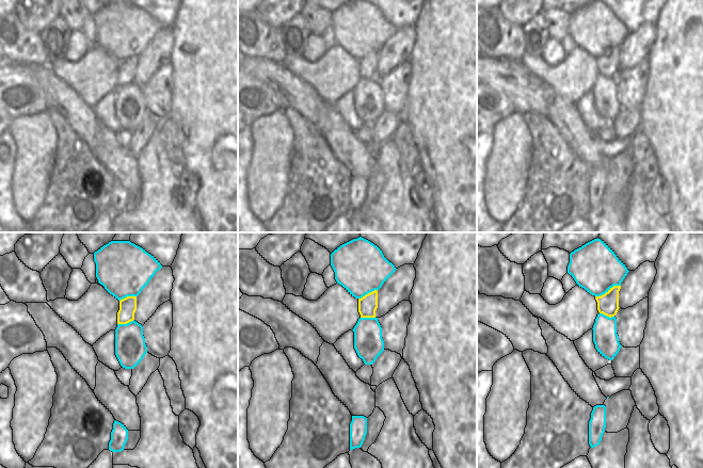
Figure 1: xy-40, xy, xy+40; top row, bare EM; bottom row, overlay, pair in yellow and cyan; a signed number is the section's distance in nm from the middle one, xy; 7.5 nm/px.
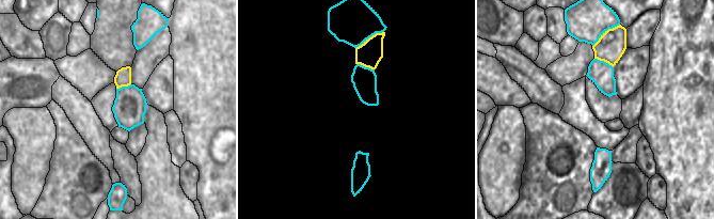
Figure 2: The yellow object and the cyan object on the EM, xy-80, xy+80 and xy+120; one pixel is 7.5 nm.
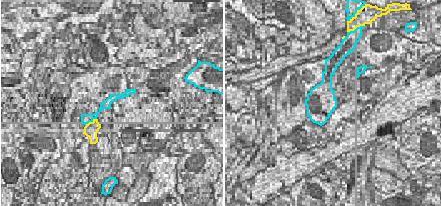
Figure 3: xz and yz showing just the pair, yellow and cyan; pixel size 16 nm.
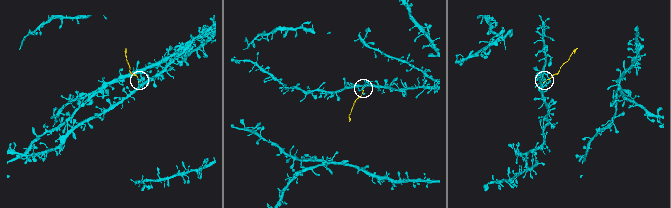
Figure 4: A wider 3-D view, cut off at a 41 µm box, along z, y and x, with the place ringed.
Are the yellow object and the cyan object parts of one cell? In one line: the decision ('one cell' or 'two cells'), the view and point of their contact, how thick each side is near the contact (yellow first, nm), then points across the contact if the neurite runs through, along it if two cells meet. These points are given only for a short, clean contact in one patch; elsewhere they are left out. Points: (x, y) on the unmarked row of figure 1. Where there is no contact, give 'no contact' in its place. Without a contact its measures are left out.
two cells | xy+40 (608, 51) | 160/360 nm

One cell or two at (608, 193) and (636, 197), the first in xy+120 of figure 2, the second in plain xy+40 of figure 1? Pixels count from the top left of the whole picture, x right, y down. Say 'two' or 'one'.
two

